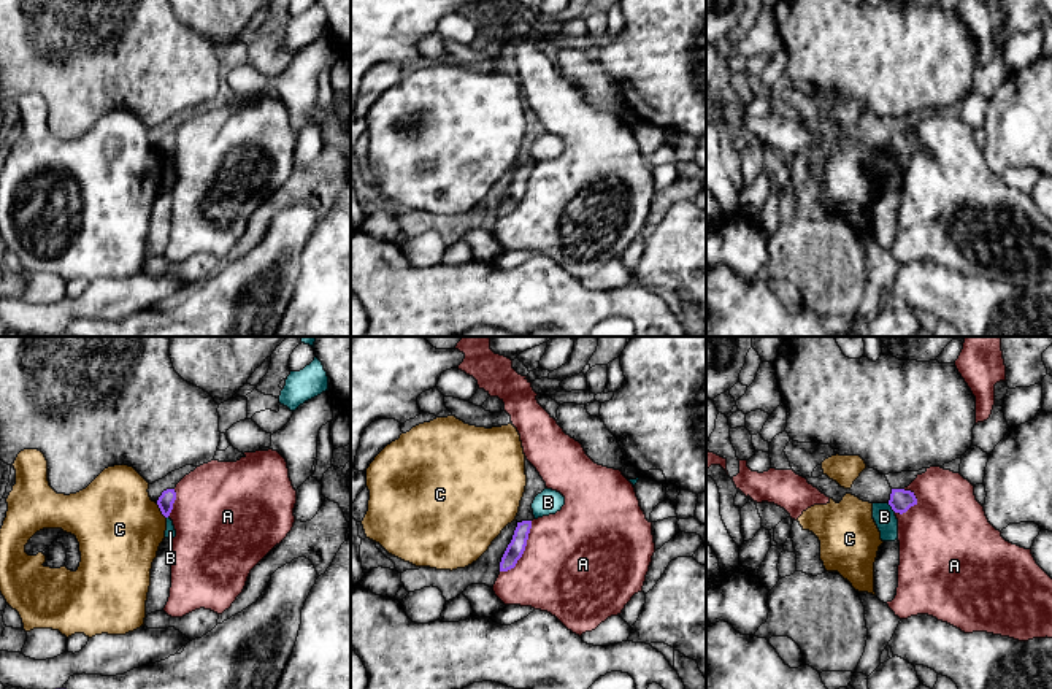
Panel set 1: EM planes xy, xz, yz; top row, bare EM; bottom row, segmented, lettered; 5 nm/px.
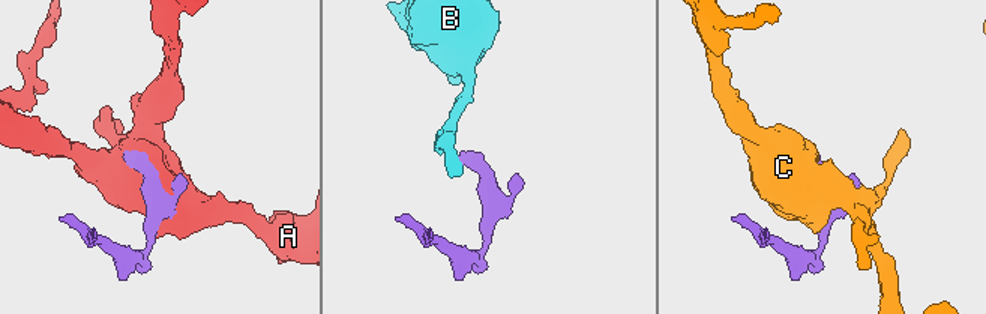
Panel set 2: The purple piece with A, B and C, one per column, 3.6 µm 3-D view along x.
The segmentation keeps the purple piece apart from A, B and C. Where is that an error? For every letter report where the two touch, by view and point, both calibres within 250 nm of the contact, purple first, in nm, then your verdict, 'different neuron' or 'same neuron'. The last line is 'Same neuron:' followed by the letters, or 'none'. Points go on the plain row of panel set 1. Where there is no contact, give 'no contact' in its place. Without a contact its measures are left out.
A: contact xz (524, 194); calibres 90 and 500 nm; different neuron
B: contact yz (892, 153); calibres 110 and 110 nm; different neuron
C: contact xy (161, 154); calibres 80 and 440 nm; different neuron
Same neuron: none

